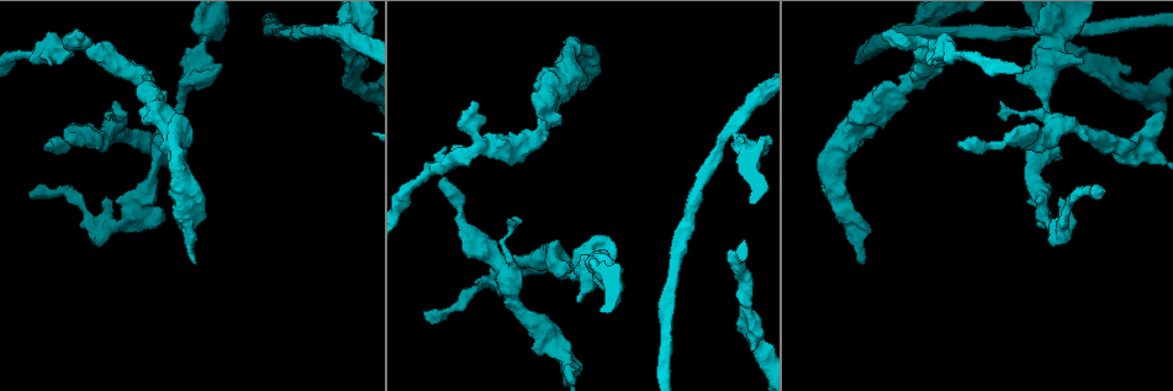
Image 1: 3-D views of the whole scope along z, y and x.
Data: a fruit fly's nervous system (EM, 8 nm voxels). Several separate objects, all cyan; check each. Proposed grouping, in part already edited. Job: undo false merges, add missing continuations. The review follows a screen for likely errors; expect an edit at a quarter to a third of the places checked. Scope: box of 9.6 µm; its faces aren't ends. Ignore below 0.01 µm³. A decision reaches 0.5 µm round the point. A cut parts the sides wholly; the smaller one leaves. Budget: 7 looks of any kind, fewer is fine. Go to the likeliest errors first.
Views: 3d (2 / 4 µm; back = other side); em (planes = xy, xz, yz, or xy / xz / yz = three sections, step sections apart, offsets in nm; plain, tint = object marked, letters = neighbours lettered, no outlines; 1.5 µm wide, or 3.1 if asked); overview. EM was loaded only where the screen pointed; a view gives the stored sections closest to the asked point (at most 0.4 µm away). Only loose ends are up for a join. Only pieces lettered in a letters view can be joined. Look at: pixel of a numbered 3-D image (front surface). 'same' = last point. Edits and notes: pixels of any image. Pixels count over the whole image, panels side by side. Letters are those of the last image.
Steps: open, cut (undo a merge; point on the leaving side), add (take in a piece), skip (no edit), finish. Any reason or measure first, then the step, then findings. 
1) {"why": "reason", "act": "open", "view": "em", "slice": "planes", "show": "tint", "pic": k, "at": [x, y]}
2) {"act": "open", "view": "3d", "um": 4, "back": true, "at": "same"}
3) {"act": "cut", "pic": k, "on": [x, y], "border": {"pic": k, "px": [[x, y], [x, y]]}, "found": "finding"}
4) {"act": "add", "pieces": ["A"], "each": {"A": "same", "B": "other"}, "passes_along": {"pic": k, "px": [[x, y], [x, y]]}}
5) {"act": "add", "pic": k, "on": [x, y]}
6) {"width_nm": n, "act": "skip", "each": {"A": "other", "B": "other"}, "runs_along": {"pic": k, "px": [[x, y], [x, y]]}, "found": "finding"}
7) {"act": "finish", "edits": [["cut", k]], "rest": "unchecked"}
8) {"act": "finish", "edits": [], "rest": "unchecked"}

{"why": "end of a long branch", "act": "open", "view": "em", "slice": "yz", "step": 4, "show": "letters", "pic": 1, "at": [443, 178]}

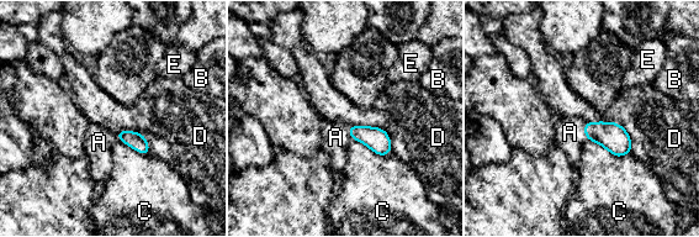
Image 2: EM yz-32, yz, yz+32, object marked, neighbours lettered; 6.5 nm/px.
{"longest_contact_nm": ["D", 380], "act": "add", "pieces": ["A"], "each": {"A": "same", "B": "other", "C": "other", "D": "other", "E": "other"}, "passes_along": {"pic": 2, "px": [[612, 136], [584, 131], [570, 132]]}, "found": "it goes on there"}

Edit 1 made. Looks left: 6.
{"why": "see it whole again", "act": "open", "view": "overview"}

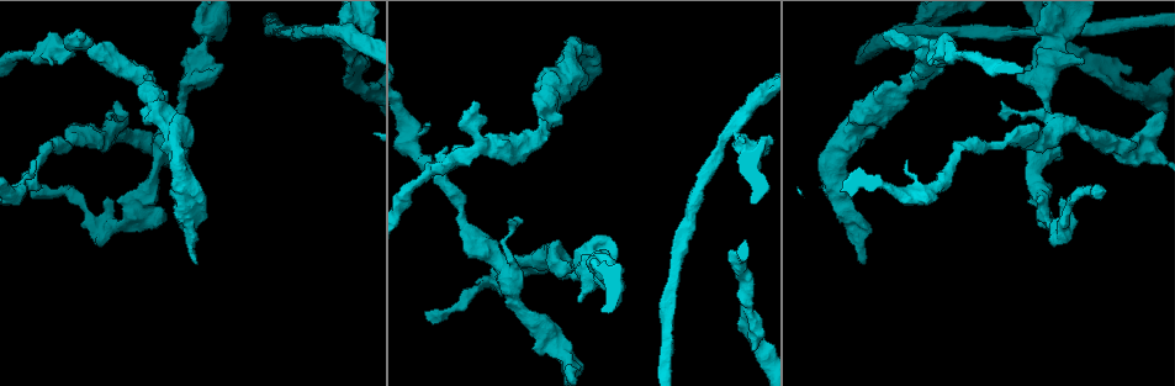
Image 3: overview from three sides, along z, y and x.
{"why": "free end", "act": "open", "view": "em", "slice": "xy", "step": 8, "show": "letters", "pic": 3, "at": [1003, 103]}

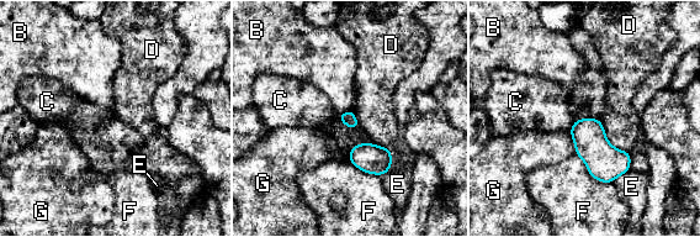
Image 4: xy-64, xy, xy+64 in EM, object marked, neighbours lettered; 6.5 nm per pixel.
{"why": "another direction", "act": "open", "view": "em", "slice": "planes", "show": "letters", "at": "same"}

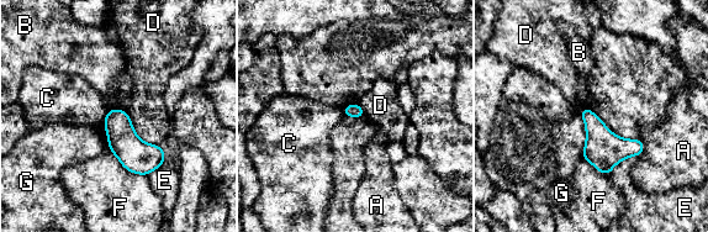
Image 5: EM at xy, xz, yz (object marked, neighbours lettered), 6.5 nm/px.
{"width_nm": 90, "act": "skip", "each": {"A": "other", "B": "other", "C": "other", "D": "other", "E": "other", "F": "other", "G": "other"}, "border": {"pic": 5, "px": [[126, 111], [135, 132], [159, 146]]}, "found": "no lettered piece goes on from it"}

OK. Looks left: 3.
{"why": "an open end", "act": "open", "view": "em", "slice": "xy", "step": 8, "show": "tint", "pic": 3, "at": [78, 33]}

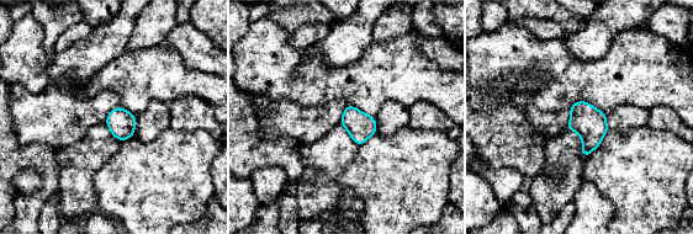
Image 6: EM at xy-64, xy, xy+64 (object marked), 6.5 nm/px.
{"why": "another direction", "act": "open", "view": "em", "slice": "planes", "show": "letters", "at": "same"}

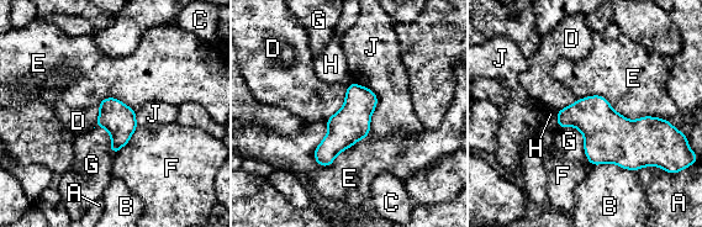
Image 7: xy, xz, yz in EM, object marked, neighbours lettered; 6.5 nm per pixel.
{"act": "skip", "each": {"A": "other", "B": "other", "C": "other", "D": "other", "E": "other", "F": "other", "G": "other", "H": "other", "J": "other"}, "border": {"pic": 7, "px": [[348, 85], [344, 104], [326, 120]]}, "found": "no lettered piece goes on from it"}

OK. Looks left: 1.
{"act": "finish", "edits": [["add", 2]], "rest": "unchecked"}

